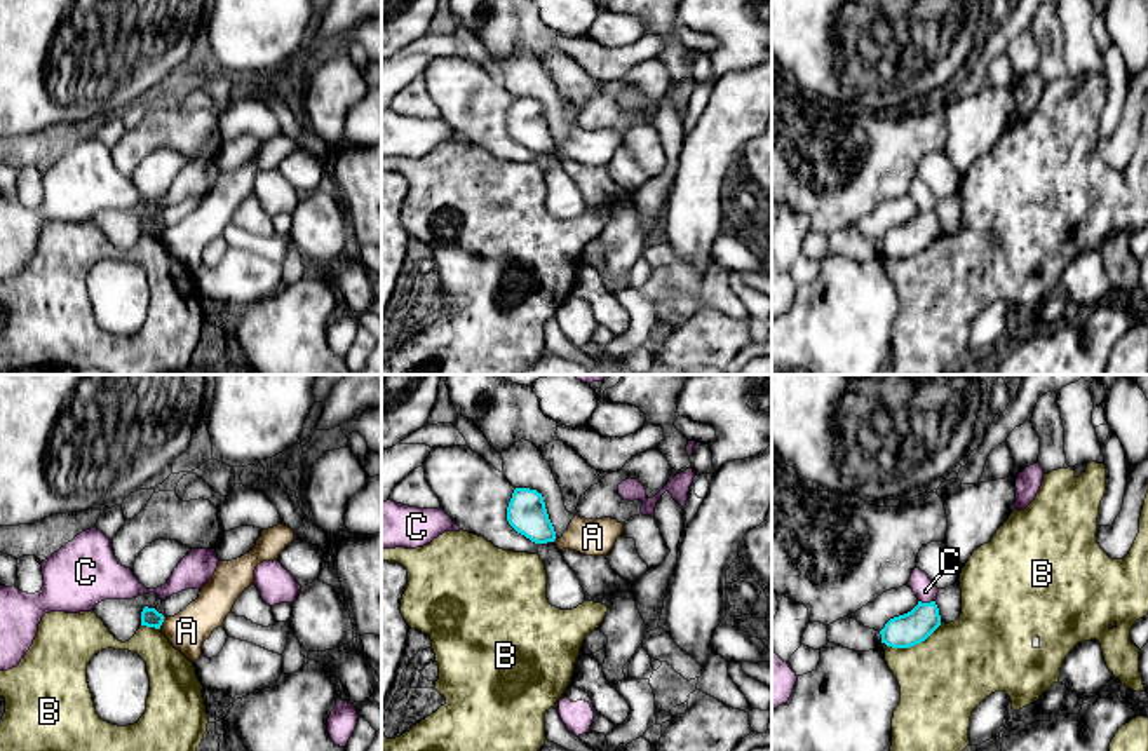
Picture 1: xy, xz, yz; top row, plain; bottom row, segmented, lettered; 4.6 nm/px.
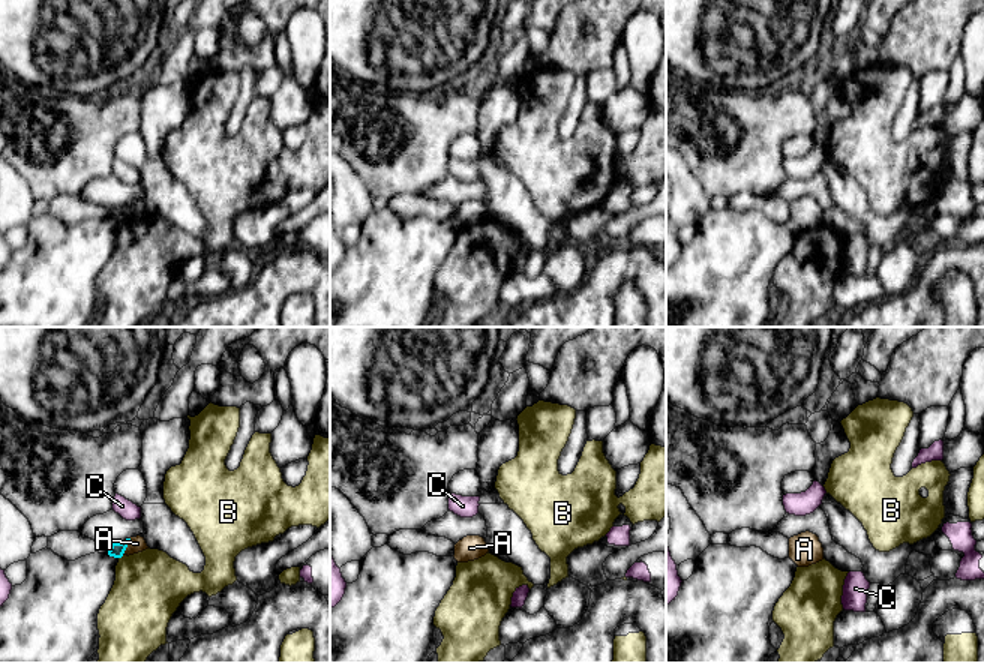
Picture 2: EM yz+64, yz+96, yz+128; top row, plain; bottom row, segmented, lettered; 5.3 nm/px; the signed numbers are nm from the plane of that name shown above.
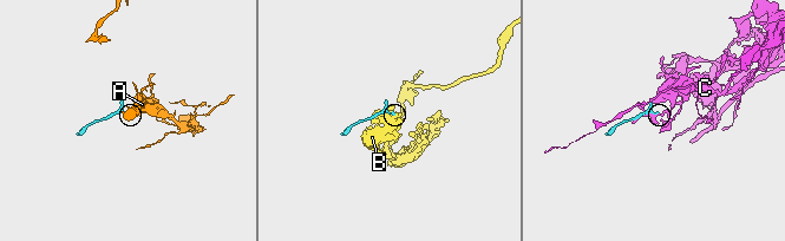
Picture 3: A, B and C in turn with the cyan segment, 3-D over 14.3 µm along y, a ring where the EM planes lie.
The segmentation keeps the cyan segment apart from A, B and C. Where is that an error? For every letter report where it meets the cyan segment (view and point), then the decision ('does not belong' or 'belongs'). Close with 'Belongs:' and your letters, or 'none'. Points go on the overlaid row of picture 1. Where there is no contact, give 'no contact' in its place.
A: meets cyan in xy at (162, 621); does not belong
B: meets cyan in yz at (911, 645); does not belong
C: meets cyan in yz at (927, 603); does not belong
Belongs: none

